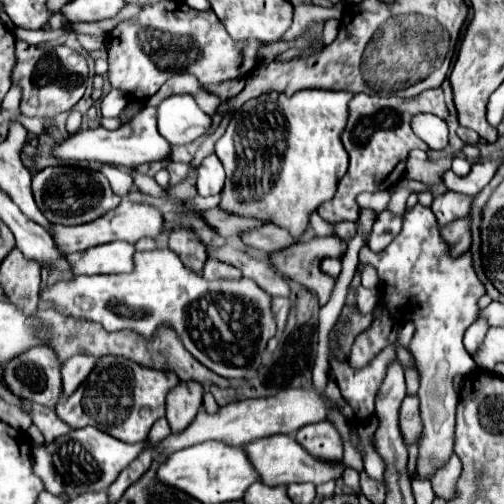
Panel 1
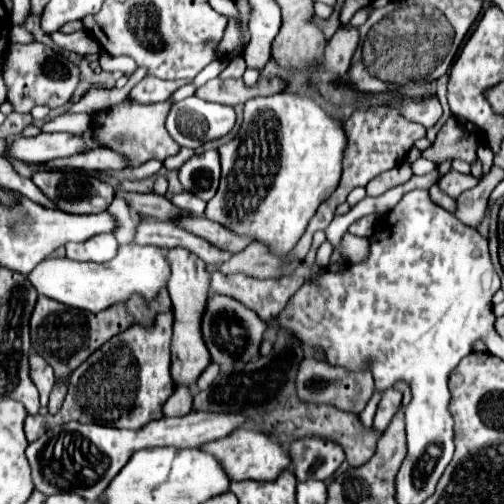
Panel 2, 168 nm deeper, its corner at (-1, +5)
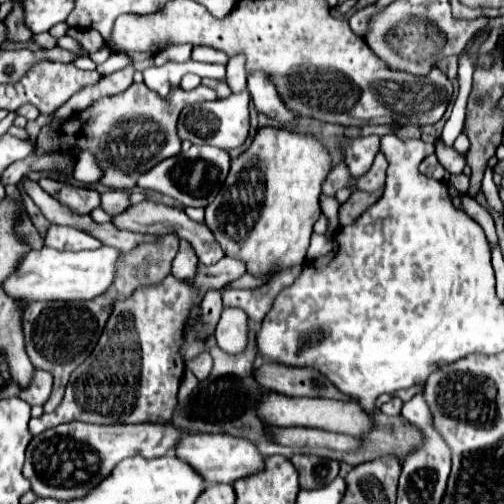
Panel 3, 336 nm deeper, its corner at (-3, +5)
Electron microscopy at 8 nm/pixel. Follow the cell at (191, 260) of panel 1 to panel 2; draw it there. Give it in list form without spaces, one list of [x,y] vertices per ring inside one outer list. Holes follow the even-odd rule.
[[[174,247],[166,251],[170,255],[170,267],[172,277],[168,281],[168,293],[172,299],[172,311],[174,311],[174,337],[172,337],[172,379],[174,385],[186,385],[198,381],[198,377],[204,373],[204,369],[210,365],[210,353],[206,351],[206,345],[202,343],[200,331],[198,331],[198,319],[202,317],[202,307],[206,305],[206,295],[210,287],[210,275],[206,271],[206,263],[190,253],[184,247]]]

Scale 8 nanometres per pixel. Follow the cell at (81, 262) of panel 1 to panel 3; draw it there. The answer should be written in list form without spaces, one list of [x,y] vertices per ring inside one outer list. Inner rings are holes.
[[[50,223],[48,231],[46,231],[44,245],[58,249],[58,251],[82,251],[82,249],[102,247],[102,243],[98,239],[94,239],[92,235],[78,231],[74,227],[60,227],[54,223]]]

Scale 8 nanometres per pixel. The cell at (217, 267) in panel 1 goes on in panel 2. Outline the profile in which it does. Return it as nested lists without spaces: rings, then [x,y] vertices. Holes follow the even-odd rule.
[[[302,263],[294,275],[290,277],[280,277],[280,279],[252,279],[248,275],[242,273],[234,273],[234,275],[224,275],[220,271],[214,271],[212,275],[212,283],[210,283],[210,291],[212,293],[222,293],[222,295],[230,295],[242,303],[246,303],[252,311],[258,313],[258,317],[262,321],[272,321],[280,315],[280,311],[286,307],[286,303],[292,299],[292,295],[302,287],[304,281],[310,279],[310,269],[306,263]]]

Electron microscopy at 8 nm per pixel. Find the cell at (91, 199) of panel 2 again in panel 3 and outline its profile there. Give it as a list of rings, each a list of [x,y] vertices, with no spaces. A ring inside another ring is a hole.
[[[40,179],[38,183],[50,197],[70,207],[74,213],[90,213],[92,209],[100,205],[100,193],[96,193],[94,189],[74,187],[68,183],[54,181],[54,179]]]

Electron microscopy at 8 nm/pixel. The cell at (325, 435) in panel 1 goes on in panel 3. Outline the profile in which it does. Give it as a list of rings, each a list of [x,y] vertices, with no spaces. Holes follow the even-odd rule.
[[[294,455],[290,459],[300,475],[300,487],[302,489],[318,489],[334,481],[338,475],[340,465],[336,461],[322,461],[316,455]]]

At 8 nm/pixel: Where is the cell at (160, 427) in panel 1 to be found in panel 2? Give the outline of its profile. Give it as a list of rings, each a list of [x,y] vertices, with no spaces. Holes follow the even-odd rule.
[[[178,387],[174,395],[164,403],[164,417],[182,417],[192,409],[192,395],[190,389]]]

